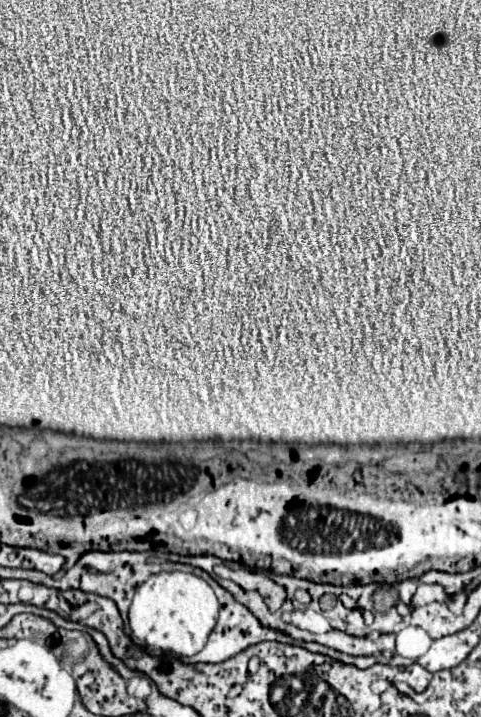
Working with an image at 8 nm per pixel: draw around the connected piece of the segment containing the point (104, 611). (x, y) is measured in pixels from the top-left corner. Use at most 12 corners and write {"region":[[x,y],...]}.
{"region":[[87,595],[93,611],[85,621],[89,627],[107,623],[107,639],[123,633],[117,605],[101,595]]}

